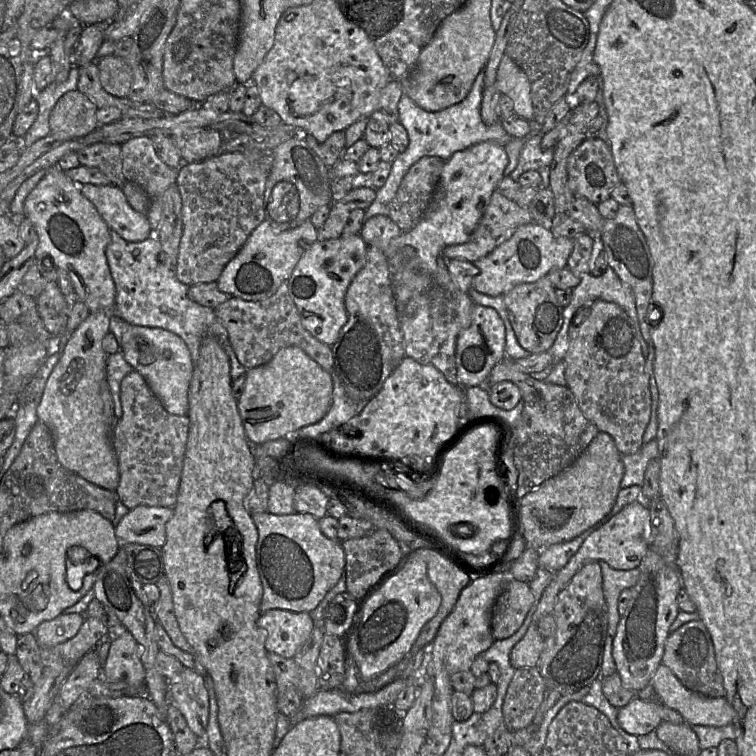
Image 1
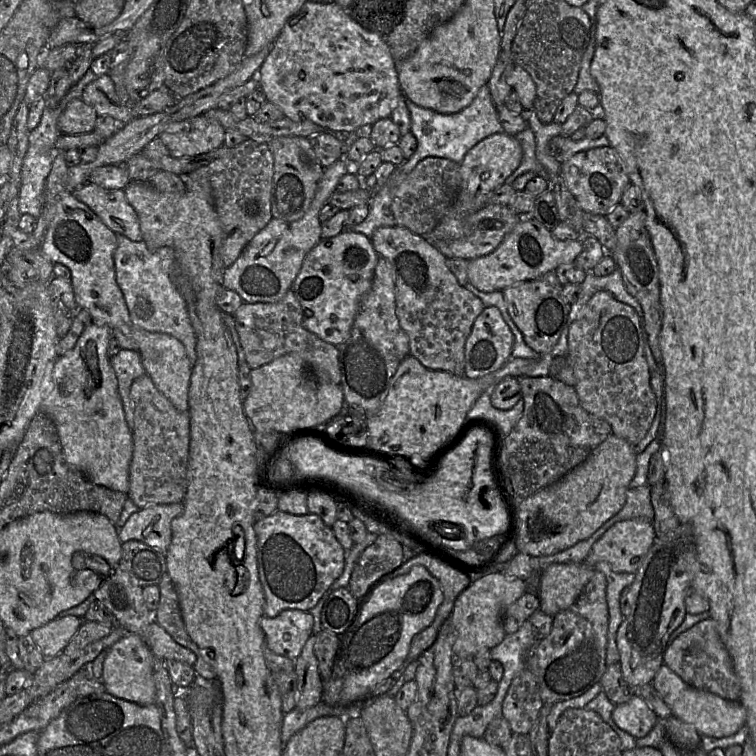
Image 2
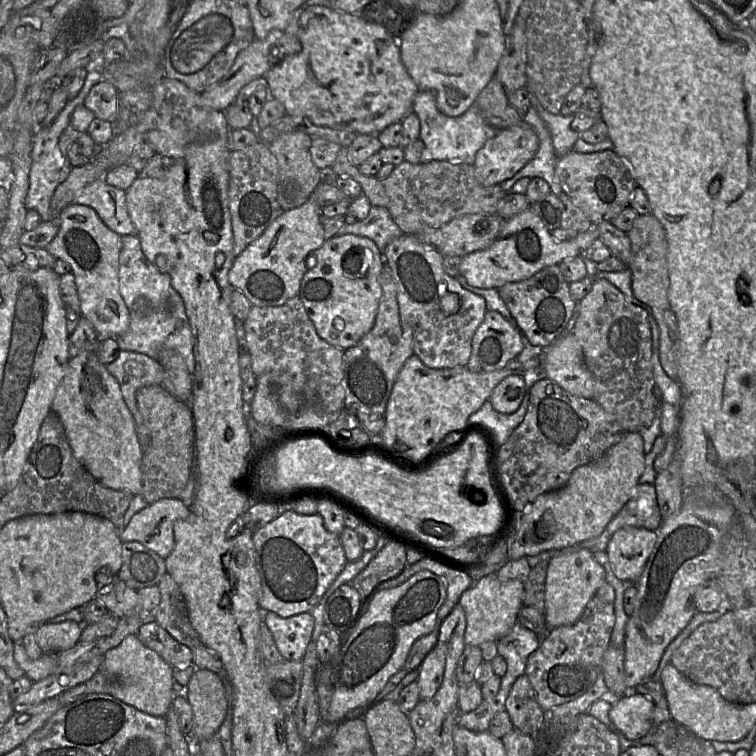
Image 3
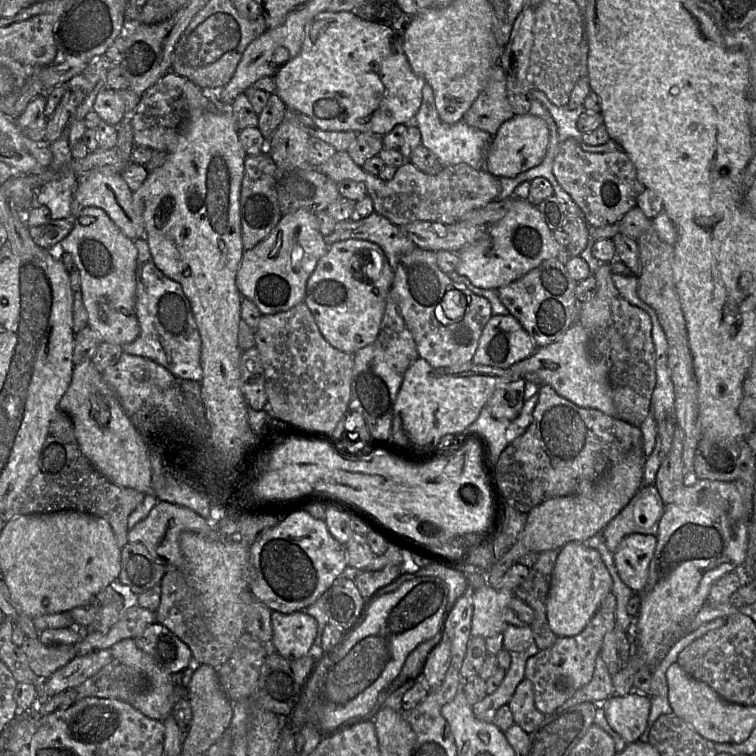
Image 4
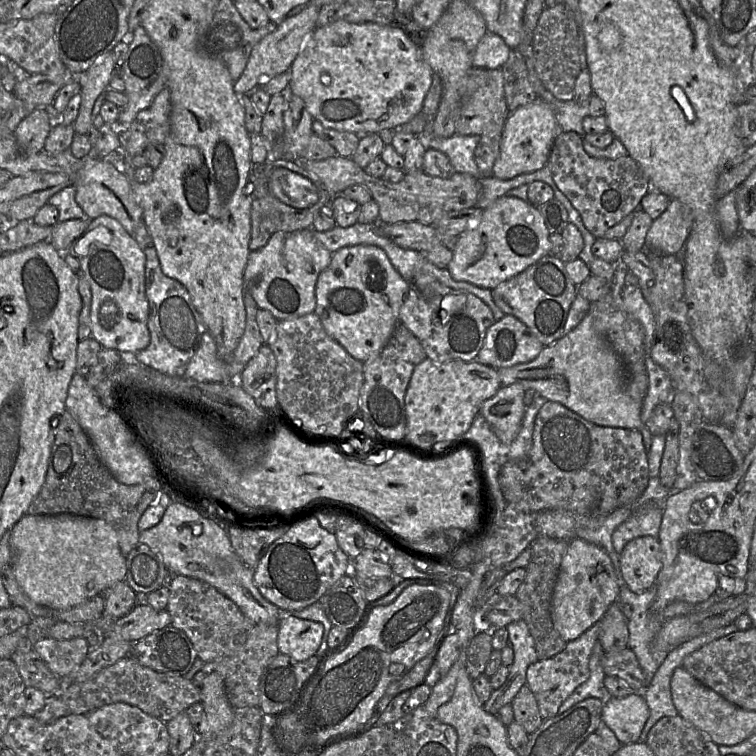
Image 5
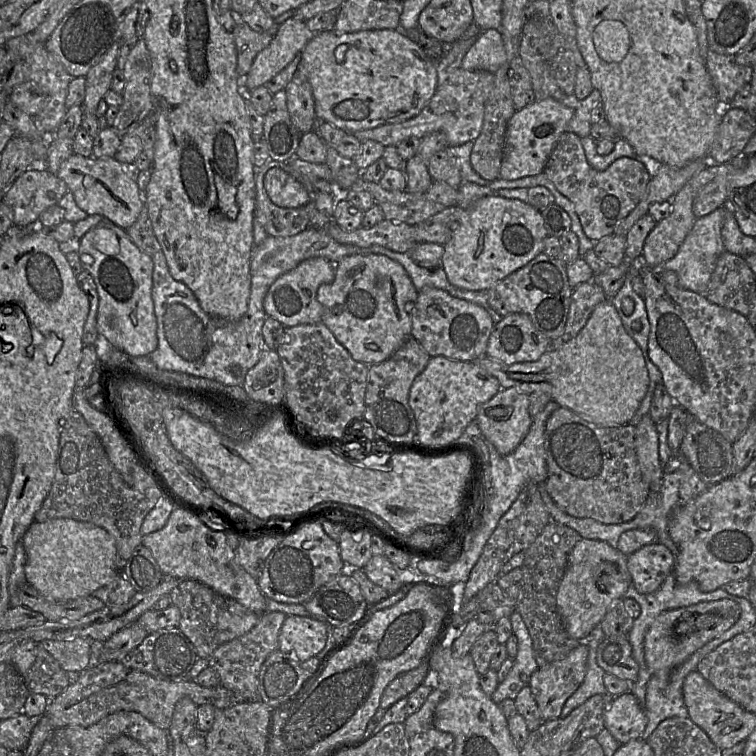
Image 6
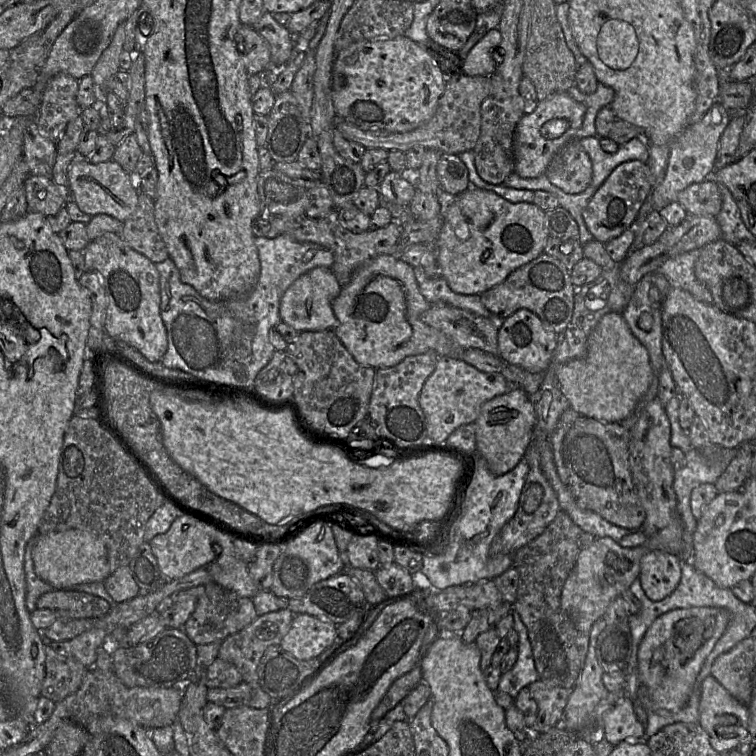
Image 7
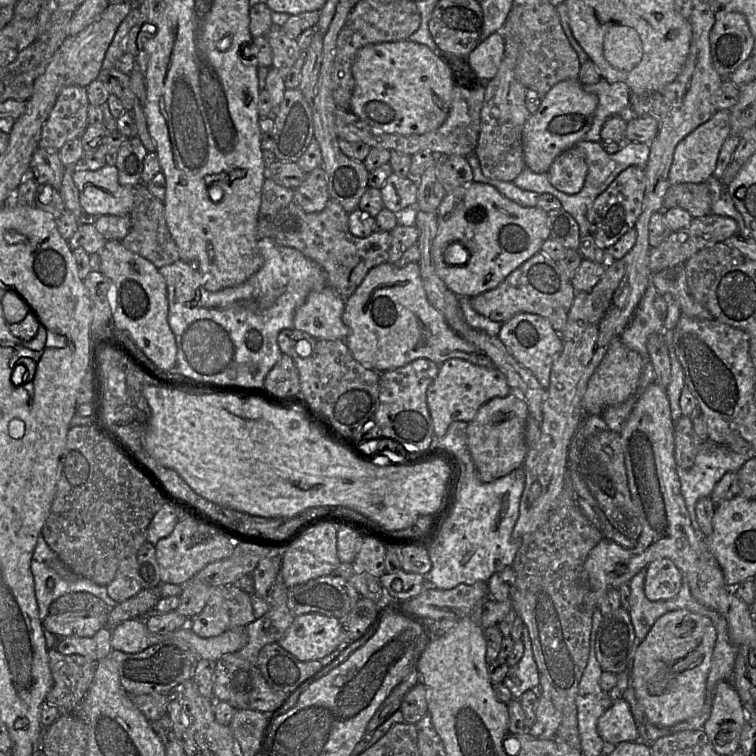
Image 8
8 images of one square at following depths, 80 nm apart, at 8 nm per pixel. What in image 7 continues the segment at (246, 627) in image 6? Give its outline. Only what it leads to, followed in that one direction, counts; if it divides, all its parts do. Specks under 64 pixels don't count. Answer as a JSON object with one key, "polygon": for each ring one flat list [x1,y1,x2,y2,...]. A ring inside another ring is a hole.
{"polygon":[[214,582,182,590,174,596,174,602,190,597,196,598,196,607,182,629,196,646,222,642,259,617,252,599,241,597]]}

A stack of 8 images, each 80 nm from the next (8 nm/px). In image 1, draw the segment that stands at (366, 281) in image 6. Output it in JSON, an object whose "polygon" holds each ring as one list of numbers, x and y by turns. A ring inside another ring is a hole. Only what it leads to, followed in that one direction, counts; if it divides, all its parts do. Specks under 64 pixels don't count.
{"polygon":[[359,234,317,241,306,250,286,281,302,326,314,338,330,347,347,322,345,295,353,279,366,264,367,249,368,245]]}

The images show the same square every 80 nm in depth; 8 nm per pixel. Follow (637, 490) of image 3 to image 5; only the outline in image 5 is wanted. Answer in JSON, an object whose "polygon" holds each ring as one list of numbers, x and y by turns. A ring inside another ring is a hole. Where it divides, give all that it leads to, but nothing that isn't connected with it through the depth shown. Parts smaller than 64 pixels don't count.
{"polygon":[[644,505,620,524,612,534,615,551,620,554,625,545,638,537,658,538,663,509,657,505]]}

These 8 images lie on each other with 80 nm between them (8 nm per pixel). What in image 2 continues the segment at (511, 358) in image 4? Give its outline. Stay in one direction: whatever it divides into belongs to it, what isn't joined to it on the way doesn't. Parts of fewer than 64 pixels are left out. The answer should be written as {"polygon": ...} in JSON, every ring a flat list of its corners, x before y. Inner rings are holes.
{"polygon":[[494,306,485,307,465,343,463,375,477,379,498,370,511,358,513,345,514,335,500,311]]}

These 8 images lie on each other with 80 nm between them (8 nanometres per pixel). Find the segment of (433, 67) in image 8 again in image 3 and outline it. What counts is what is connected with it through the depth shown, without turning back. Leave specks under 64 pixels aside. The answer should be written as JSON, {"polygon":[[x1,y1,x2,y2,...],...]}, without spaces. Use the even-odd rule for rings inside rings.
{"polygon":[[313,5,298,8,285,31,300,40,301,51,285,57,264,78,269,96,283,104,287,115,306,117,316,126,357,135,377,135,413,112,413,101,419,89,401,60,399,37,391,35,384,27,366,21,359,14]]}

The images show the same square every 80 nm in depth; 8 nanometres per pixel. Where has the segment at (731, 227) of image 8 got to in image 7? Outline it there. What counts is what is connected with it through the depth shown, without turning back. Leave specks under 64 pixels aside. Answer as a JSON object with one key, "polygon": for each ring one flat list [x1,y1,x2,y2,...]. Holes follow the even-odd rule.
{"polygon":[[689,216,679,225,668,227,660,238,652,245,631,252,620,263,620,276,628,284,636,285,645,274,656,272,665,262,680,254,695,249,702,249,706,245,722,237,721,227,714,217]]}

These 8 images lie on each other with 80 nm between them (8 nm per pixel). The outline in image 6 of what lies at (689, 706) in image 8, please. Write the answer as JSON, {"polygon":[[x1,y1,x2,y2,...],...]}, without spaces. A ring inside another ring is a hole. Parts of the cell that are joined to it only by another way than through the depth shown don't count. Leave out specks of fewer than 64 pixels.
{"polygon":[[728,599,701,602,696,605,673,609,660,614,645,635,644,657,651,677,657,678,658,689,664,689,671,672,683,664,694,652,720,636,738,620,739,605]]}

